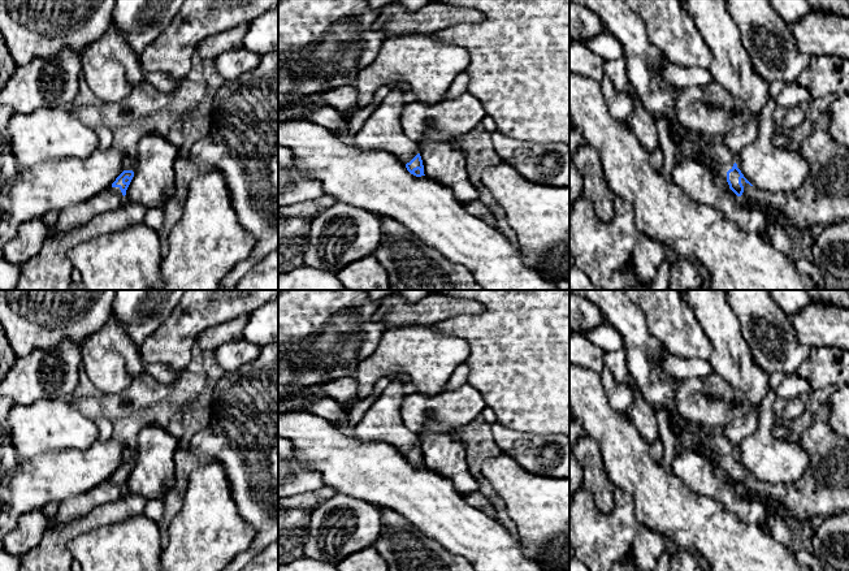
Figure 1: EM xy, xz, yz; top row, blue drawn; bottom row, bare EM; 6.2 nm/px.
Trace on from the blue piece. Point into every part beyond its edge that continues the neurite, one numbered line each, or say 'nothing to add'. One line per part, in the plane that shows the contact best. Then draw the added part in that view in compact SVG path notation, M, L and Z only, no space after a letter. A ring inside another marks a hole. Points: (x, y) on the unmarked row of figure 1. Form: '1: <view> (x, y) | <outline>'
1: yz (823, 491) | M826 402L800 438L800 446L810 457L810 466L801 479L788 485L771 485L741 470L744 496L776 501L781 516L794 525L849 511L849 438L831 428L829 416L831 406Z

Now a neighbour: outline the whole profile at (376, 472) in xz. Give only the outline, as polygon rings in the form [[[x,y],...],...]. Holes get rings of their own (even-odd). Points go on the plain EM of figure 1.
[[[306,410],[278,414],[278,436],[293,444],[303,466],[319,472],[324,485],[356,501],[399,512],[426,537],[463,557],[475,571],[545,571],[524,555],[519,540],[497,519],[468,505],[449,479],[426,467],[411,466],[393,445],[347,437],[341,427]]]

